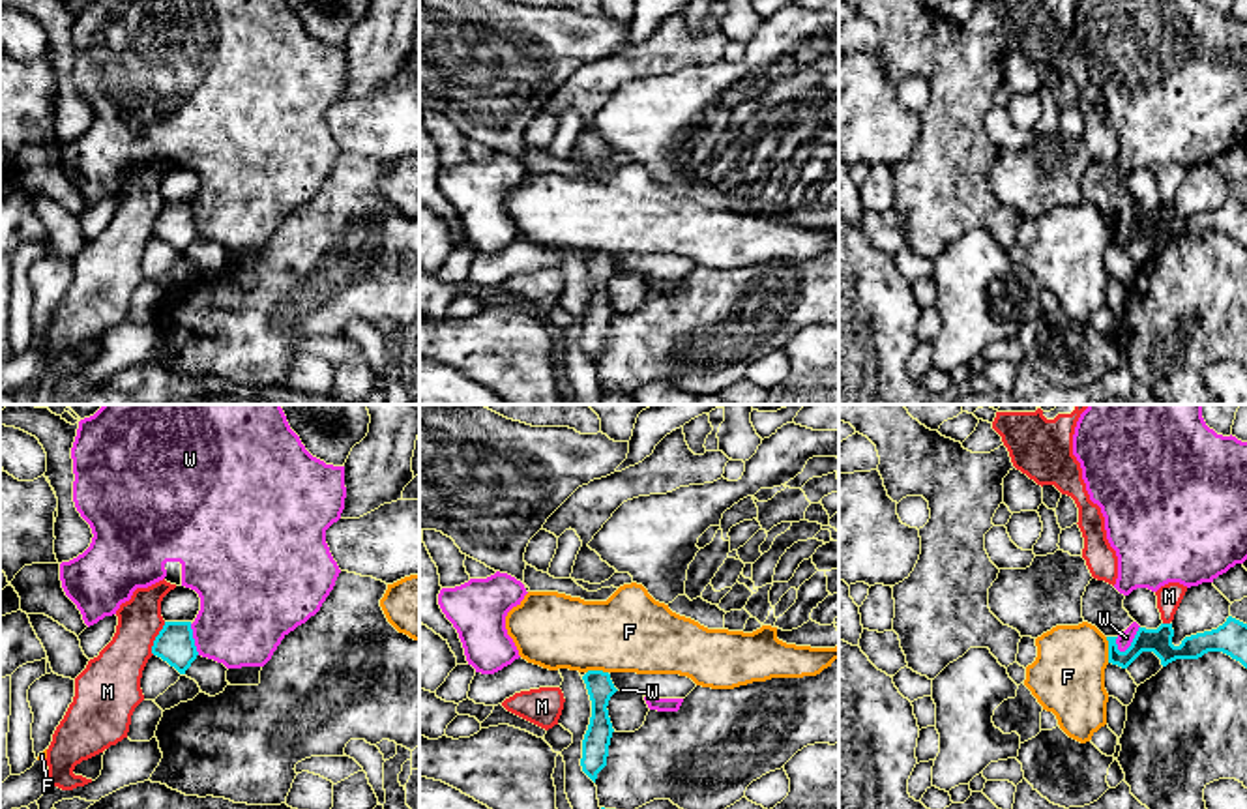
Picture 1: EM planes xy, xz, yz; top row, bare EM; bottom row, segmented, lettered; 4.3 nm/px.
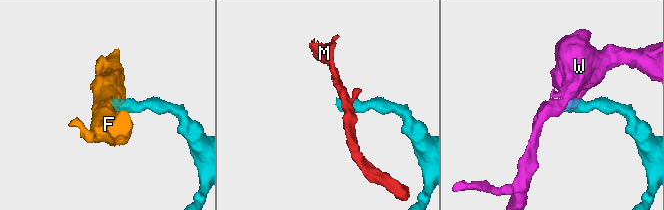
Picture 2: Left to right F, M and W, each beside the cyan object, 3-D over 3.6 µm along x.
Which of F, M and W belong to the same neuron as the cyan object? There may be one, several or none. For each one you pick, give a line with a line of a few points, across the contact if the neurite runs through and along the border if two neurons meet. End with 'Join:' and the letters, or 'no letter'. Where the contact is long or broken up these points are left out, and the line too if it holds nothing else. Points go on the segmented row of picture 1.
Join: no letter

